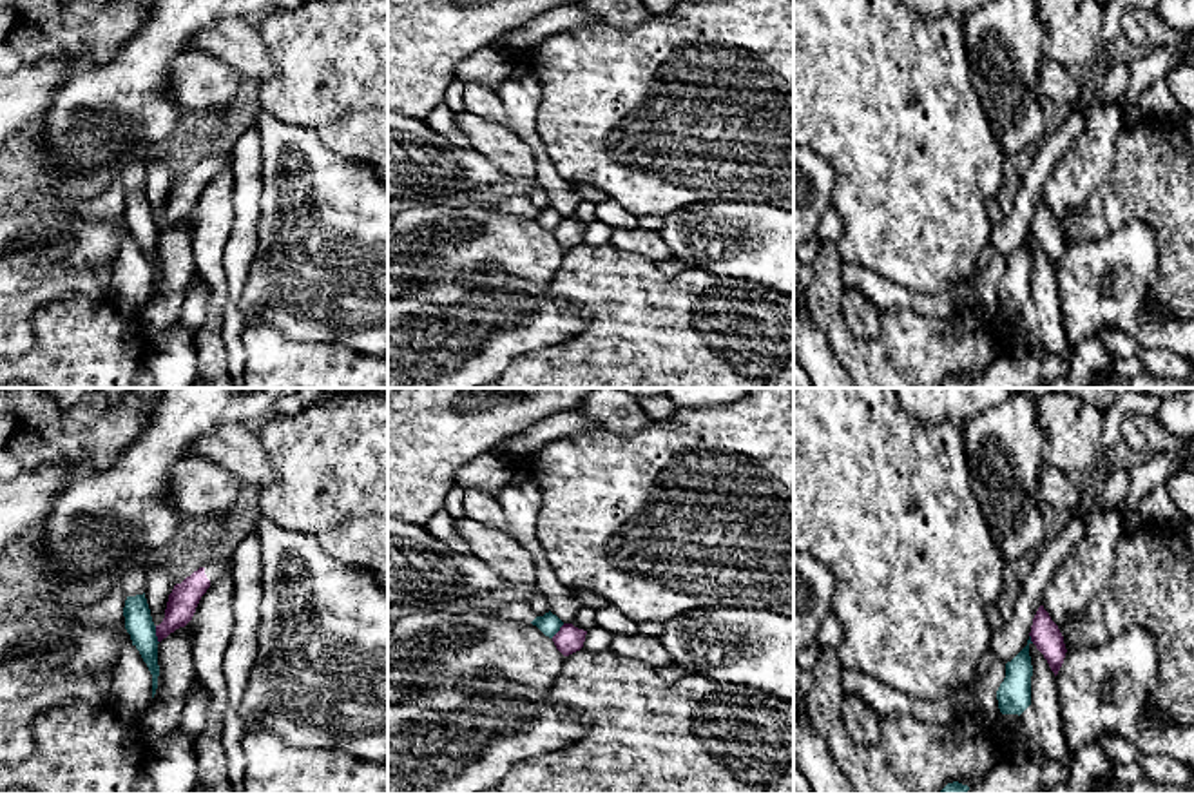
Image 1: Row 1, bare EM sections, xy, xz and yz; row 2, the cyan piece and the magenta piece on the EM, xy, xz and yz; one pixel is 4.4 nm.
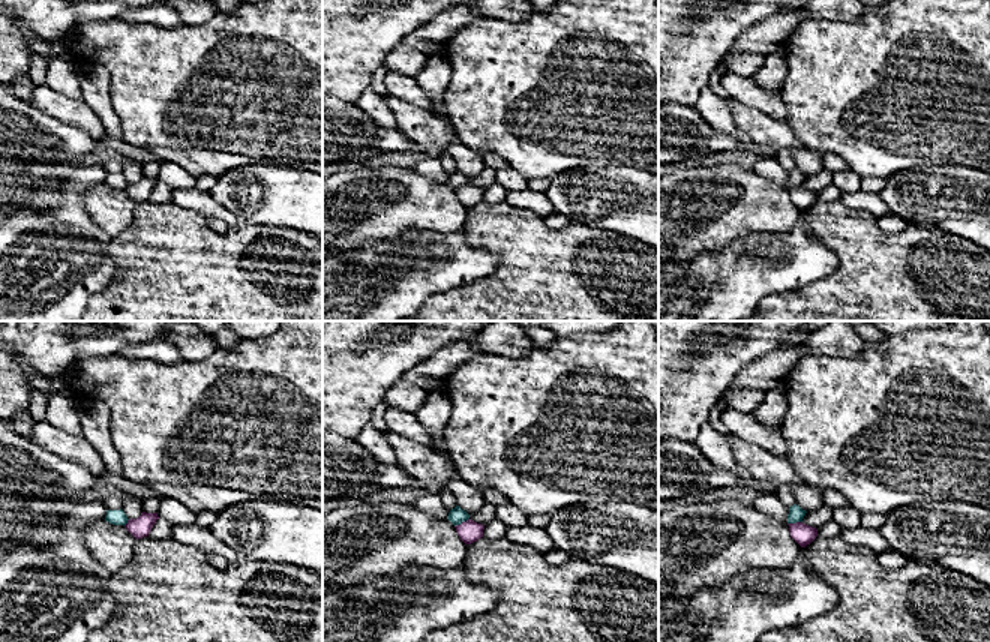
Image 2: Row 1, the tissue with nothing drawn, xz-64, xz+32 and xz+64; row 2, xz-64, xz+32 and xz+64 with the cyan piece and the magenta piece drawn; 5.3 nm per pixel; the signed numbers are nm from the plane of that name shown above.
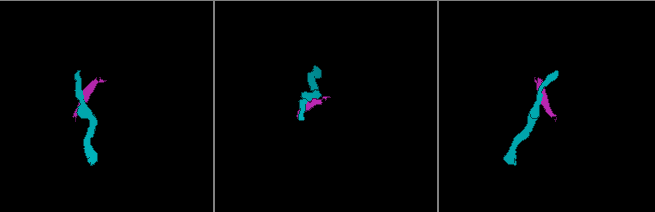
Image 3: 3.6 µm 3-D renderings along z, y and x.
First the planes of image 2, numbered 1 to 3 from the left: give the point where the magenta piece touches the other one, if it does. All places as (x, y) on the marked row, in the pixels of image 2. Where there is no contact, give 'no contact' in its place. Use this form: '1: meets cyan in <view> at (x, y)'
1: meets cyan in xz-64 at (126, 522)
2: meets cyan in xz+32 at (461, 522)
3: meets cyan in xz+64 at (794, 522)

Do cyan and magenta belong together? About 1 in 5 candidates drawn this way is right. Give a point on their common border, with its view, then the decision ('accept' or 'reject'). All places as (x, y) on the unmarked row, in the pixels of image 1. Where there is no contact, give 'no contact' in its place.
meets cyan in xy at (154, 229); reject

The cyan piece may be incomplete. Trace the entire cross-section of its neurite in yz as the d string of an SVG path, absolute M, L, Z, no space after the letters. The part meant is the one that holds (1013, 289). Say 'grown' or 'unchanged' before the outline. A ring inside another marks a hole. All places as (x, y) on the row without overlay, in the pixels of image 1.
unchanged | M1031 230L1027 234L1027 239L1011 254L1006 257L1006 272L1000 277L997 285L998 303L1002 308L1022 308L1031 299L1031 270L1033 270L1033 259L1029 250L1029 239Z

